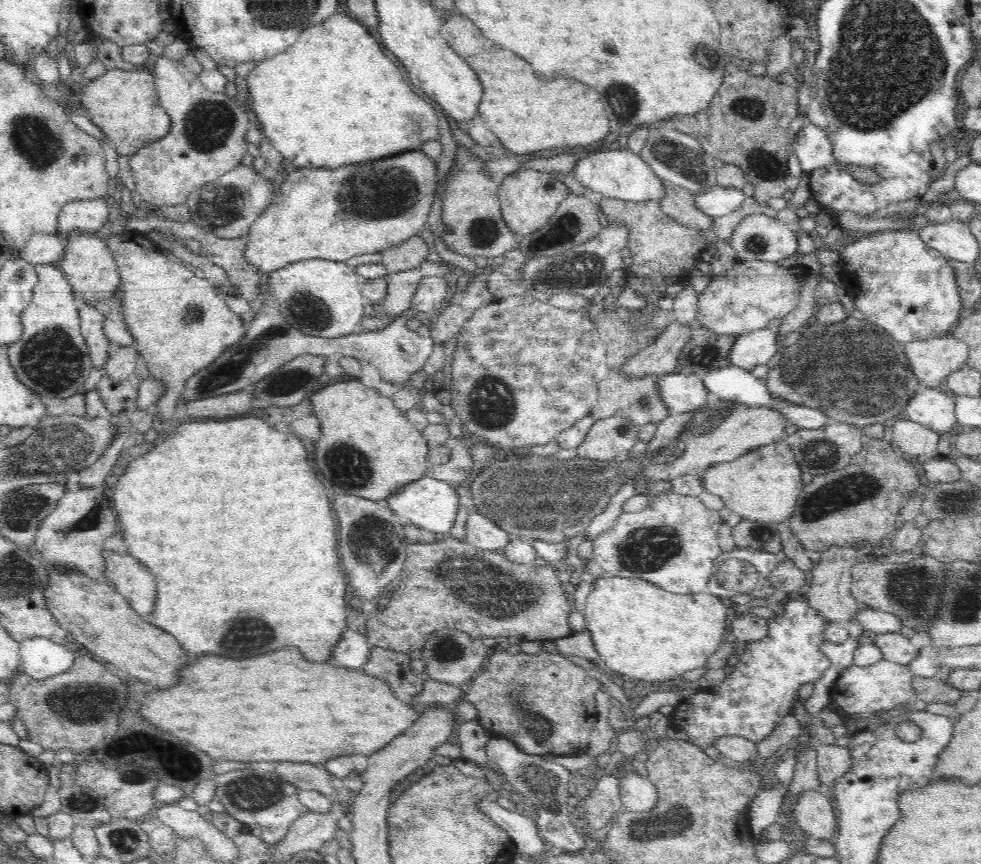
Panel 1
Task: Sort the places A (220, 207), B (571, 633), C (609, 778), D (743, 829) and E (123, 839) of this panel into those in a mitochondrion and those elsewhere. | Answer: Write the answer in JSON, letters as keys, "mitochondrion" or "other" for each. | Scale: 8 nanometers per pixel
{"A":"mitochondrion","B":"other","C":"other","D":"other","E":"mitochondrion"}

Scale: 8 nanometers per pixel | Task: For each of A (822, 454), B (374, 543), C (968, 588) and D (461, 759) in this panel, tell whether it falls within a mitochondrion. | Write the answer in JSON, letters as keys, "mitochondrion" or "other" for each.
{"A":"mitochondrion","B":"mitochondrion","C":"mitochondrion","D":"other"}

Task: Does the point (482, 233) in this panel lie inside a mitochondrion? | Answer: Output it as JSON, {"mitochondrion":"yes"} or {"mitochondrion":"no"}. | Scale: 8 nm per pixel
{"mitochondrion":"yes"}

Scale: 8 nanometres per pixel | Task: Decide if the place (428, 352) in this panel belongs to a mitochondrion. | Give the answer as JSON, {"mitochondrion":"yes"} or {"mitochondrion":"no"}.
{"mitochondrion":"no"}

